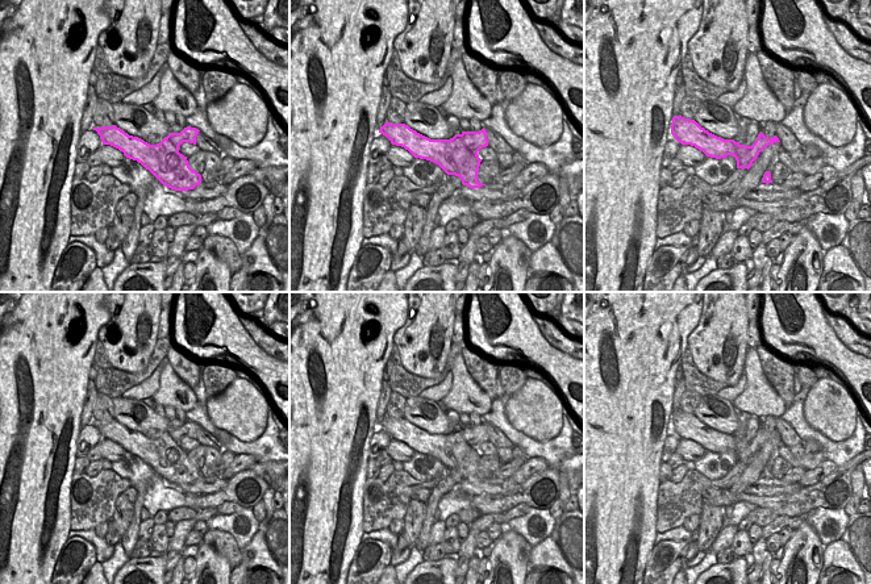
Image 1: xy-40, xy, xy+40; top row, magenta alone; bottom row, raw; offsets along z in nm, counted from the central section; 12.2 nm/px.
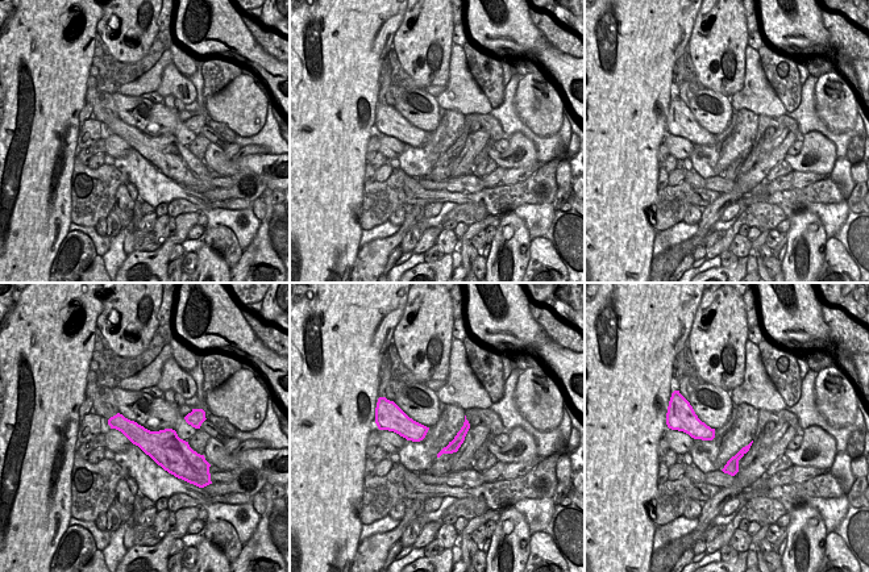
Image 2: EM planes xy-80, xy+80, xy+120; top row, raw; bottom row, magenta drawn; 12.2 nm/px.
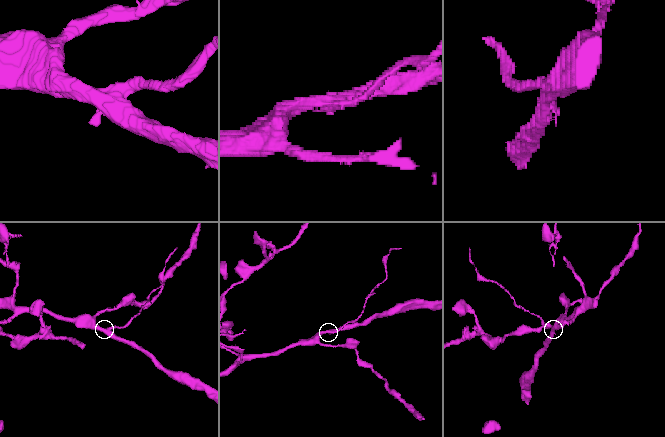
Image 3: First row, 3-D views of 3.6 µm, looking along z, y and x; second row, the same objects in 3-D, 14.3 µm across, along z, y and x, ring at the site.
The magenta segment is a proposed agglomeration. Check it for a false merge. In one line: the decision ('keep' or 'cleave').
cleave

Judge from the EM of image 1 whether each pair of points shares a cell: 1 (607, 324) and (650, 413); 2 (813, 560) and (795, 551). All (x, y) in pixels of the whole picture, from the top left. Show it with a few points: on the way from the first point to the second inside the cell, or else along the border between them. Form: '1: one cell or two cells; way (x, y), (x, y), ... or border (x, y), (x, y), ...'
1: one cell; way (620, 346), (620, 383), (628, 391)
2: one cell; way (809, 559), (799, 551)

